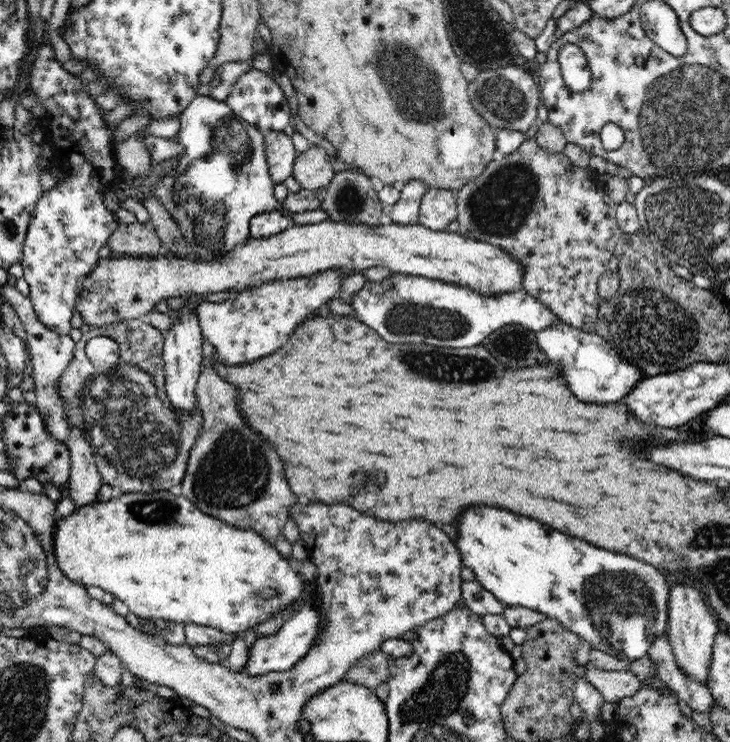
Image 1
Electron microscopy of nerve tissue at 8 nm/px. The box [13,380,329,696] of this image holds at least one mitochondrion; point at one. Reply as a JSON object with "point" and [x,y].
{"point":[235,474]}

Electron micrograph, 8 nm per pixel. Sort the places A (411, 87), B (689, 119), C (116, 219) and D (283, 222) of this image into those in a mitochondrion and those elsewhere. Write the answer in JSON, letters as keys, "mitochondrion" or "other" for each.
{"A":"mitochondrion","B":"mitochondrion","C":"other","D":"other"}

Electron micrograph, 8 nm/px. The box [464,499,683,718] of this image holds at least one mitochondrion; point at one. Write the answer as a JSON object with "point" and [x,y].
{"point":[615,602]}

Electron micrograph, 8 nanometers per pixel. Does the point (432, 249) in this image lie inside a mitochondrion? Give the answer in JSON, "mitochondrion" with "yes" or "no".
{"mitochondrion":"no"}

